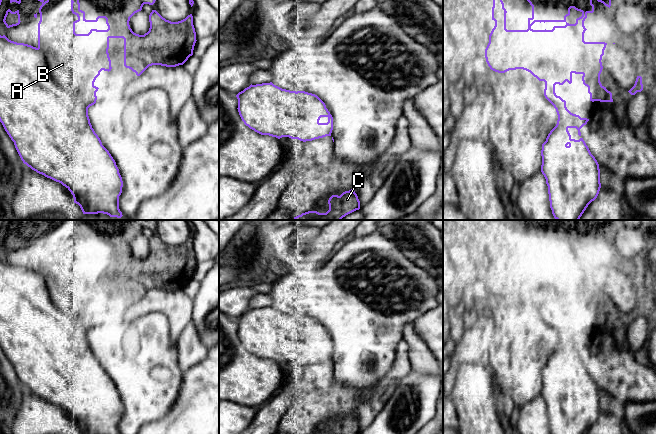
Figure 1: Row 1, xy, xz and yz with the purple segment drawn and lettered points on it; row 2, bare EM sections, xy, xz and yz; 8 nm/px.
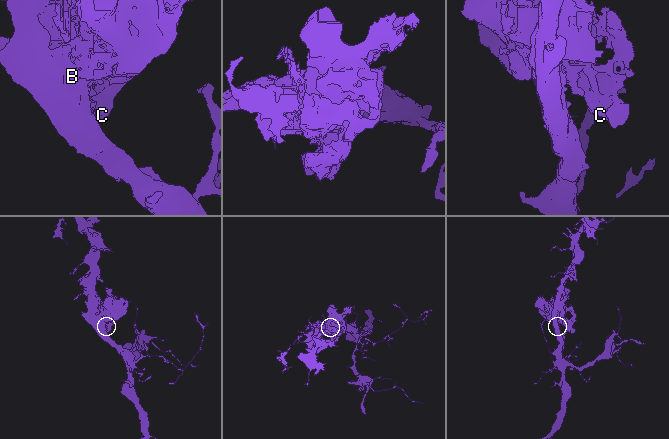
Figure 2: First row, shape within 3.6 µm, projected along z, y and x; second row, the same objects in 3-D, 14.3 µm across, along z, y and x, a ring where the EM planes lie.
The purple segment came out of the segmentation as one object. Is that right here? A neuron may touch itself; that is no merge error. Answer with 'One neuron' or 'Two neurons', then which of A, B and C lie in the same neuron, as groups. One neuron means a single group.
Two neurons. Groups: A / B C

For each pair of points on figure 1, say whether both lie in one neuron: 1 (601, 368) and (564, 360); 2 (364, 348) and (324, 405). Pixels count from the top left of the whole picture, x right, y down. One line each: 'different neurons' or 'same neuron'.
1: different neurons
2: different neurons

